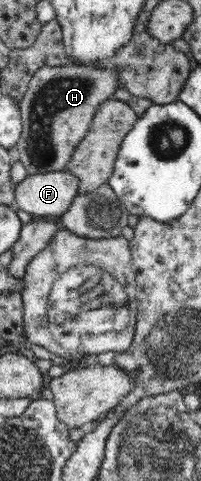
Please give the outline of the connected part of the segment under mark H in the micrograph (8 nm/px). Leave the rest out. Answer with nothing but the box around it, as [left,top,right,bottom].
[17,66,117,175]

